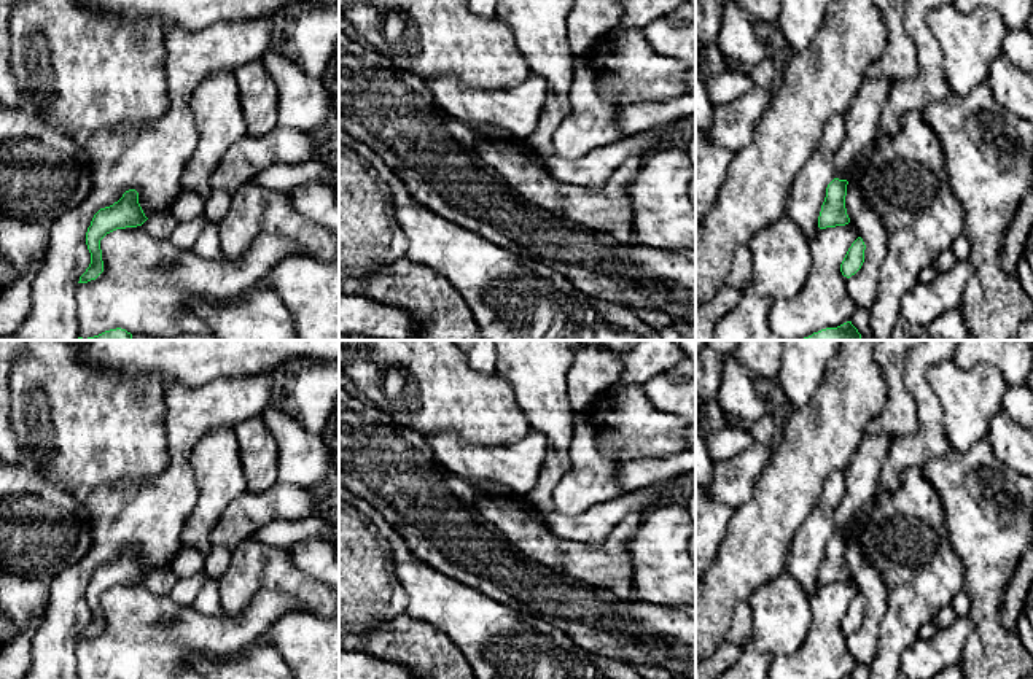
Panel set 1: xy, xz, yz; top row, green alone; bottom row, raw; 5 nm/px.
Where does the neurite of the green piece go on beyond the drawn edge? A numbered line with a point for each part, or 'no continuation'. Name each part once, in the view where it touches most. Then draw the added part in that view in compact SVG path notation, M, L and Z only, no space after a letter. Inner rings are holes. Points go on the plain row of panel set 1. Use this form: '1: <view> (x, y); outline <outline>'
no continuation

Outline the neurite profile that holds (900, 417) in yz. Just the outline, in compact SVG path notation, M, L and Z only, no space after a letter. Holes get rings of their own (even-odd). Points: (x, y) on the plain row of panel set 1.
M879 340L875 343L874 358L883 371L888 398L882 412L869 421L866 433L898 437L917 431L918 412L904 383L904 366L907 353L918 343L920 340Z

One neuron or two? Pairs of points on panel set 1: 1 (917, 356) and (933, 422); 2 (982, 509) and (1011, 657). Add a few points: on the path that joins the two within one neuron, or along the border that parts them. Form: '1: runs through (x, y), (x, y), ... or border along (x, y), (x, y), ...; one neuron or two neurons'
1: runs through (917, 372), (917, 385), (928, 406); one neuron
2: runs through (986, 546), (986, 620); one neuron

